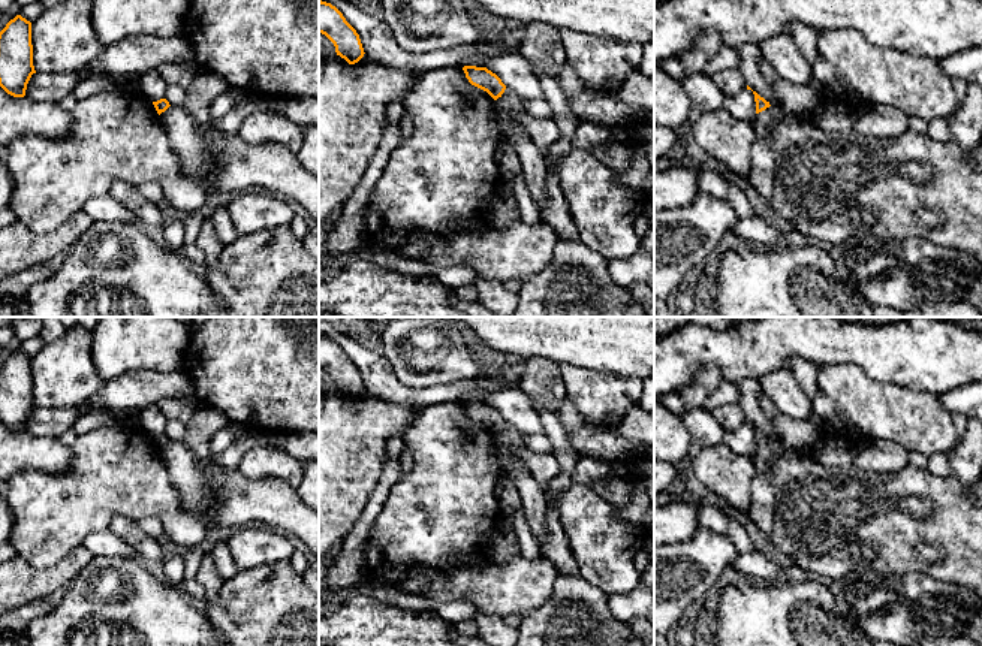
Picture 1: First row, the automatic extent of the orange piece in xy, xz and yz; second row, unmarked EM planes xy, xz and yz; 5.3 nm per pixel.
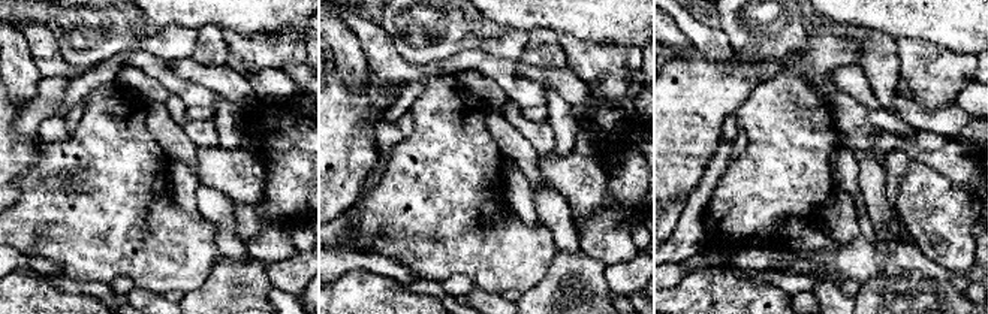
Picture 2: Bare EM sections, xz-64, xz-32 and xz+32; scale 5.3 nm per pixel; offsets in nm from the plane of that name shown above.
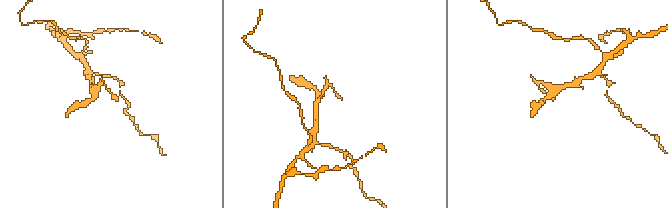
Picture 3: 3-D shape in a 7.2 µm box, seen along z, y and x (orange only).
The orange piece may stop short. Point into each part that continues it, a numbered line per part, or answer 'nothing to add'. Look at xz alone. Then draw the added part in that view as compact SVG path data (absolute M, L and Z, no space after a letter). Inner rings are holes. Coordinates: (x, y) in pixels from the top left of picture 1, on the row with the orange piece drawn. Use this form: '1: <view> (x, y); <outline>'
1: xz (509, 103); M506 88L504 93L495 100L495 106L503 115L513 120L527 133L525 127L515 117L516 112L525 112L525 100L522 97Z

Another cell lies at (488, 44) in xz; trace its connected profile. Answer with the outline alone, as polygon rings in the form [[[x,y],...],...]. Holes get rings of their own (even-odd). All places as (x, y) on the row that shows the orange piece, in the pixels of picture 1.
[[[481,28],[481,36],[475,42],[478,46],[476,57],[469,61],[467,66],[485,67],[485,61],[491,55],[501,55],[506,52],[518,52],[518,49],[507,48],[500,39],[500,31]]]

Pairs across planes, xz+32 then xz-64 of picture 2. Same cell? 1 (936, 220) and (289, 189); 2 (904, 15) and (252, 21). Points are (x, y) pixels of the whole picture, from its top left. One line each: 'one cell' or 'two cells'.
1: two cells
2: one cell

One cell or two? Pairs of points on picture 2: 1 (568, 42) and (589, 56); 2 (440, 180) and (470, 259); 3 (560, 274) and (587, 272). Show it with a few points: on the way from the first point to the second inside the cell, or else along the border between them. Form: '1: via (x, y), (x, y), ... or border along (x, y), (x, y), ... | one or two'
1: via (572, 47), (584, 56) | one
2: via (440, 199), (440, 207), (470, 239) | one
3: via (566, 274), (581, 272) | one

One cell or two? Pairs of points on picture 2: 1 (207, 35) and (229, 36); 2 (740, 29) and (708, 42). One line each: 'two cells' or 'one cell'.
1: two cells
2: two cells

